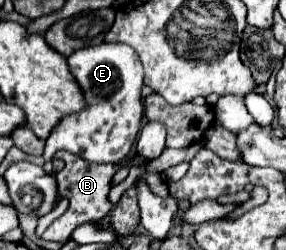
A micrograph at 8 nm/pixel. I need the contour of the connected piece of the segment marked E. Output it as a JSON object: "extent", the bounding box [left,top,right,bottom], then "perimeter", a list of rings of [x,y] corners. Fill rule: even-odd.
{"extent":[43,42,144,175],"perimeter":[[[118,42],[80,48],[68,56],[68,68],[84,90],[88,106],[84,114],[72,116],[72,124],[58,124],[58,128],[54,128],[54,134],[48,136],[43,168],[50,175],[56,175],[51,162],[58,150],[68,150],[88,162],[116,164],[132,152],[144,116],[144,70],[132,46]]]}

